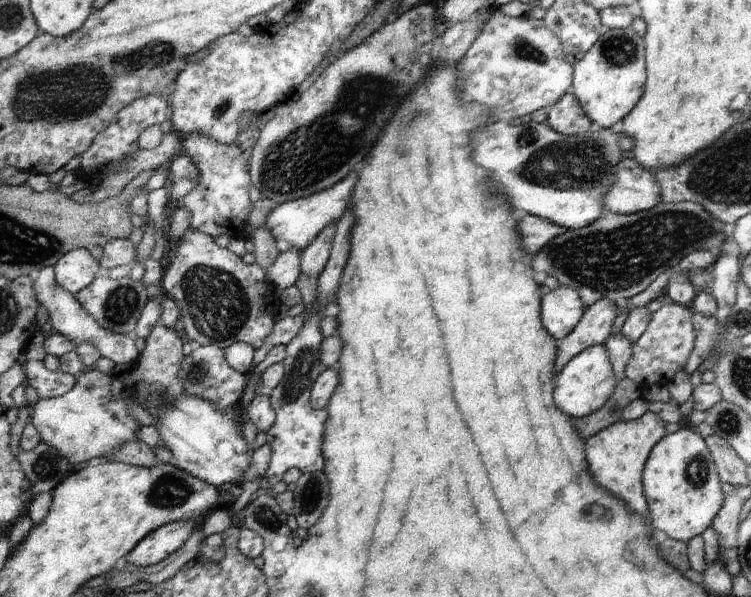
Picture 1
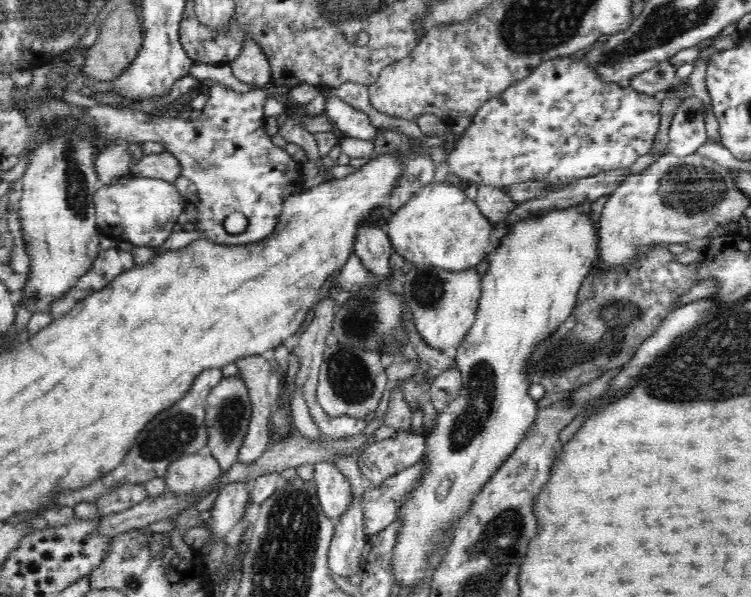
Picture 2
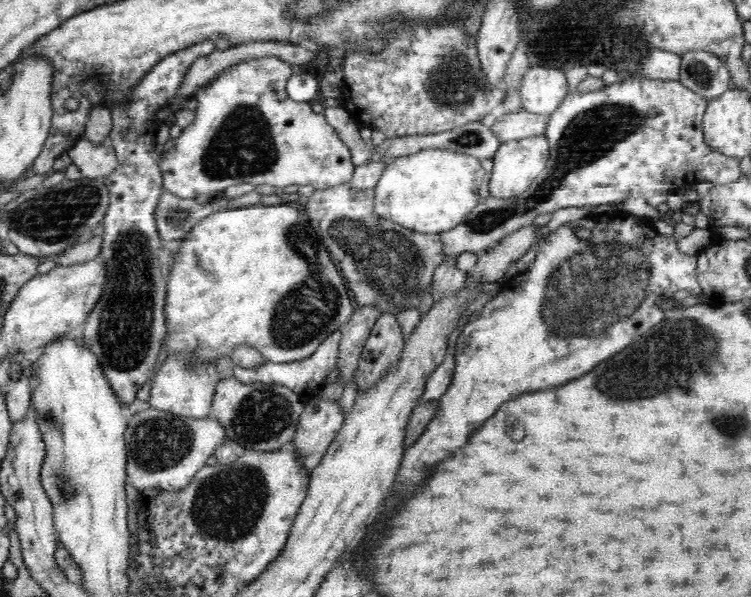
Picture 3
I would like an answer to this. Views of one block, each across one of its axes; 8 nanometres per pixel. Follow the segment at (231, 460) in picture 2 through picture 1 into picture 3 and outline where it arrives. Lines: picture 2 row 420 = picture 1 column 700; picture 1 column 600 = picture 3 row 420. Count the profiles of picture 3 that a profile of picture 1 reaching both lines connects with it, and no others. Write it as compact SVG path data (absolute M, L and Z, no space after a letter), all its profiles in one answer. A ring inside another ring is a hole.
M232 376L218 382L210 418L214 418L222 428L226 428L226 436L242 444L246 450L272 452L290 446L298 430L298 422L304 414L304 406L306 406L304 400L286 386L276 386L276 384L248 386Z

